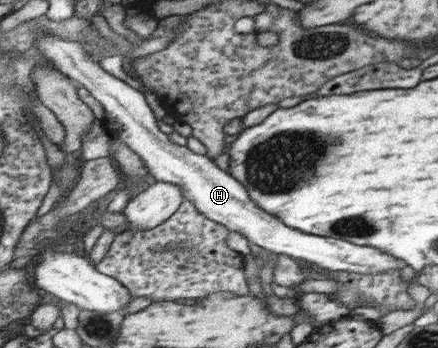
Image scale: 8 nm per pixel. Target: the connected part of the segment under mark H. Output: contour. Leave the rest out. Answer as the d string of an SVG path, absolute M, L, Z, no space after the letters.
M41 31L36 38L36 43L36 47L40 47L44 54L56 63L57 68L76 81L79 86L85 86L91 90L92 94L105 106L106 120L111 128L148 163L154 180L180 185L184 189L186 199L193 201L205 217L225 226L229 232L241 233L253 245L272 253L286 254L302 263L308 265L313 263L327 270L378 274L402 270L406 266L401 259L397 260L375 247L361 247L361 245L353 245L349 241L341 241L333 237L307 235L307 233L301 233L297 229L283 225L273 215L261 211L251 201L245 187L227 171L221 170L213 159L197 154L195 150L189 148L189 145L178 145L171 141L169 134L161 131L159 119L147 101L145 90L135 89L127 81L105 71L81 42L66 40L62 36Z

